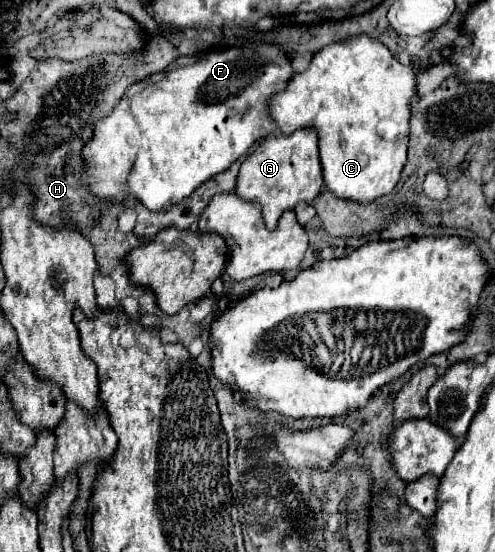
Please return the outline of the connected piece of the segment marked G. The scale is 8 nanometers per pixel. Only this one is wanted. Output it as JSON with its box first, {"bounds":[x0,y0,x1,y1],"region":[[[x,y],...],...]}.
{"bounds":[235,129,323,231],"region":[[[297,129],[289,137],[273,133],[253,149],[253,153],[241,163],[235,193],[245,201],[261,205],[265,227],[273,231],[283,211],[293,209],[301,201],[311,203],[319,195],[321,187],[323,177],[317,149],[317,133],[313,129]]]}

